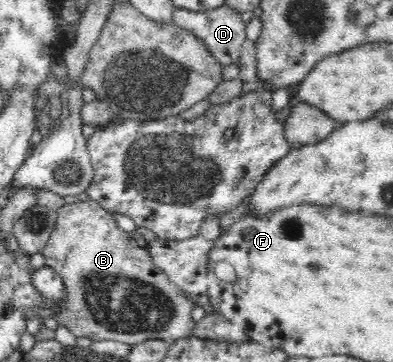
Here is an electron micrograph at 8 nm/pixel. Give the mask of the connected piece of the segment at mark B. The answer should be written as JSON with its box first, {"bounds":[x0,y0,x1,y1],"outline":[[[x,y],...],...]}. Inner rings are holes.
{"bounds":[39,198,195,345],"outline":[[[88,198],[87,200],[78,199],[78,202],[64,201],[63,205],[56,211],[56,224],[48,237],[47,243],[39,250],[39,252],[42,256],[44,256],[45,266],[54,269],[54,272],[57,272],[63,278],[64,285],[67,289],[68,303],[70,303],[71,331],[76,337],[85,336],[94,341],[111,339],[135,345],[137,342],[142,342],[147,338],[162,338],[172,341],[177,338],[190,336],[187,332],[195,323],[190,315],[194,306],[189,303],[189,300],[184,296],[184,294],[180,293],[176,287],[168,283],[167,276],[159,268],[154,266],[154,263],[150,260],[145,248],[135,248],[130,245],[128,233],[121,227],[118,227],[118,222],[116,222],[116,218],[110,211],[104,210],[91,198]]]}

